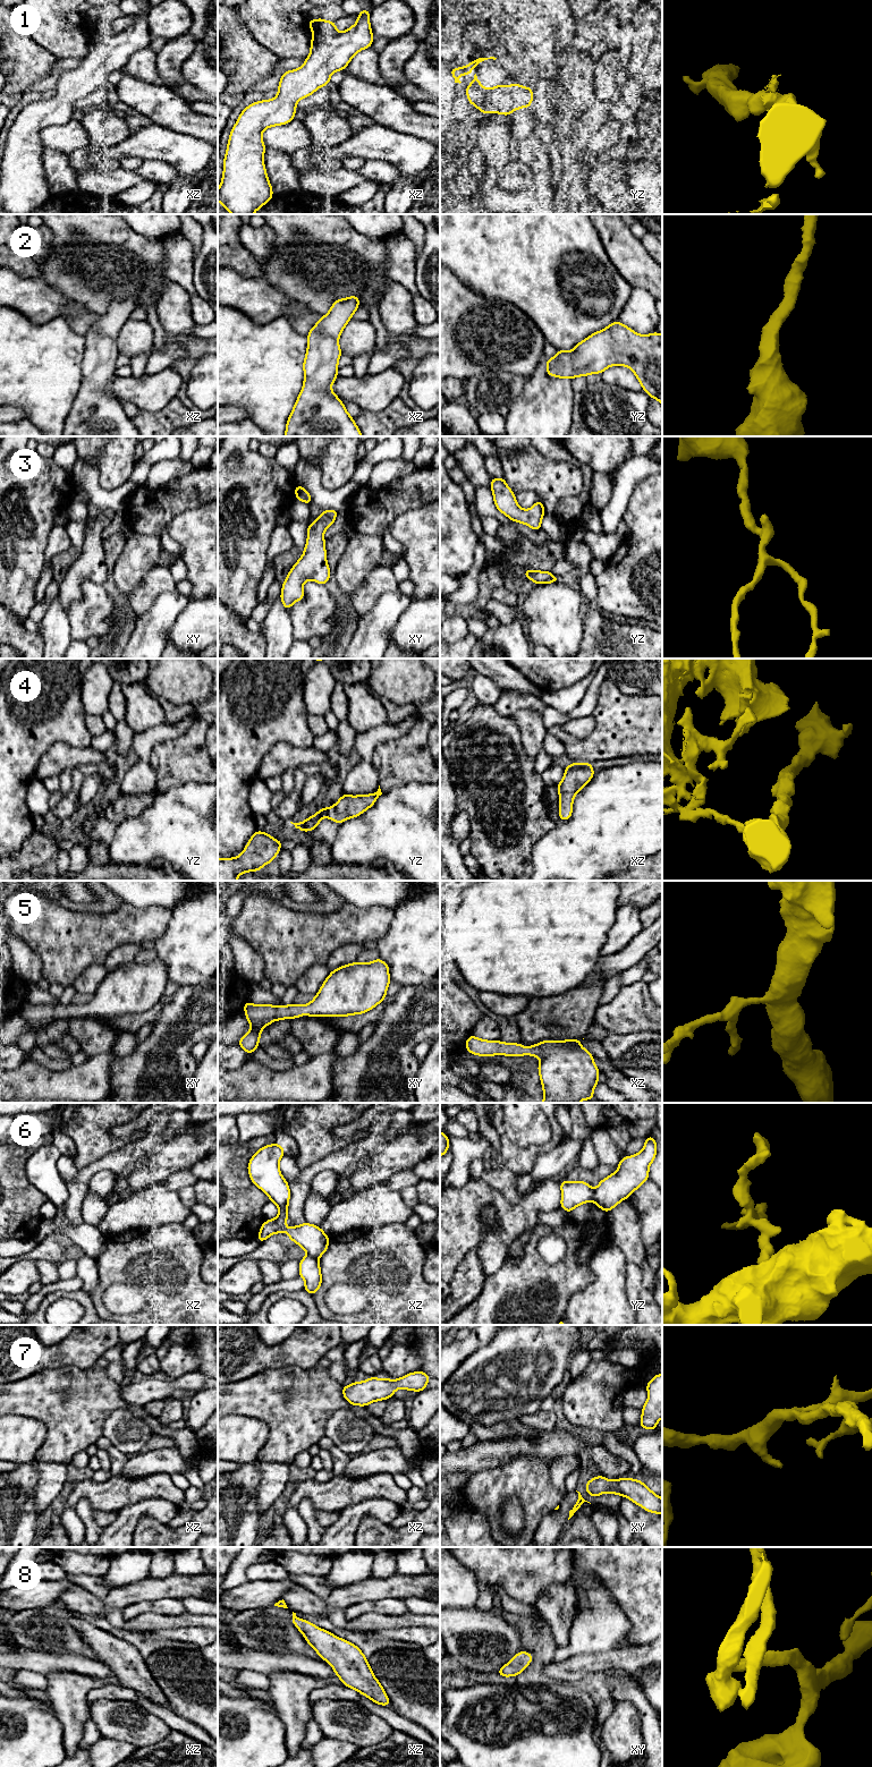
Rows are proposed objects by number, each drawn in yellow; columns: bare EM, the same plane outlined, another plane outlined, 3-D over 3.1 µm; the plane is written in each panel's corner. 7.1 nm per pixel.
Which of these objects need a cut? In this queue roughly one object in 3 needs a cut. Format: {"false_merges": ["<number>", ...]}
{"false_merges": ["6"]}

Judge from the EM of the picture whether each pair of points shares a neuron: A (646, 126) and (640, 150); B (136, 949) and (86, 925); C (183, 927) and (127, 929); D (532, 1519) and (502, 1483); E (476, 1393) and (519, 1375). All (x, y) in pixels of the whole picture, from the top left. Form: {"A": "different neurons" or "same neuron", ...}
{"A": "same neuron", "B": "different neurons", "C": "different neurons", "D": "same neuron", "E": "same neuron"}

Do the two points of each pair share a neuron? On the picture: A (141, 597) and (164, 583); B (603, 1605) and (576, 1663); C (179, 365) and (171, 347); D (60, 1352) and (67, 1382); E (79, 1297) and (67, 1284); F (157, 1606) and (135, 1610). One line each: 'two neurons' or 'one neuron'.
A: one neuron
B: two neurons
C: two neurons
D: two neurons
E: two neurons
F: one neuron

